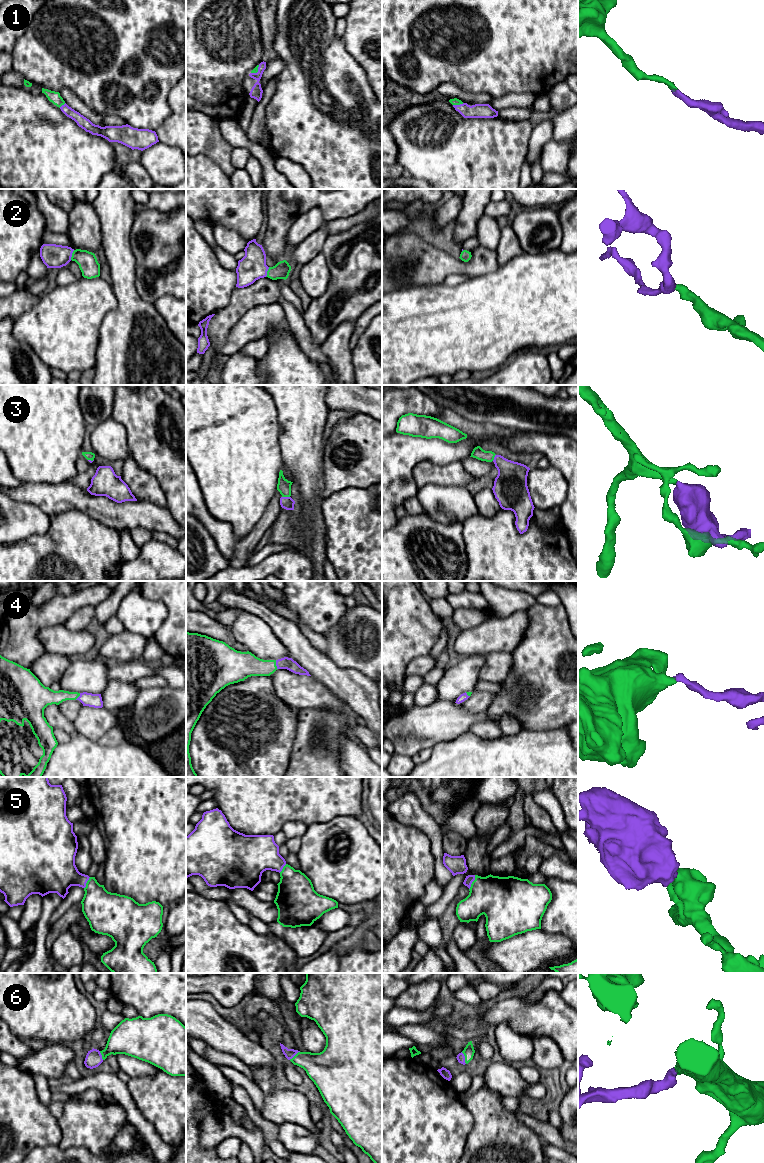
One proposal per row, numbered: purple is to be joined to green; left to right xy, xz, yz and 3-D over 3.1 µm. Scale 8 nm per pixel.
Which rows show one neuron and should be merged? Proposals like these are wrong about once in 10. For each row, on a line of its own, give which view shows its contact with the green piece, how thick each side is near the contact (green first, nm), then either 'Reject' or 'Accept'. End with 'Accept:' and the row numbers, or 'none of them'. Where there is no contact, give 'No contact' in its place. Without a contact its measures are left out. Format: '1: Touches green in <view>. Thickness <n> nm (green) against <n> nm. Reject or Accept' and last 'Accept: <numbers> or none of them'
1: Touches green in yz. Thickness 60 nm (green) against 110 nm. Accept
2: Touches green in xy. Thickness 160 nm (green) against 190 nm. Accept
3: Touches green in xz. Thickness 110 nm (green) against 100 nm. Accept
4: Touches green in xz. Thickness 200 nm (green) against 100 nm. Accept
5: Touches green in yz. Thickness 360 nm (green) against 70 nm. Accept
6: Touches green in yz. Thickness 90 nm (green) against 70 nm. Accept
Accept: 1, 2, 3, 4, 5, 6

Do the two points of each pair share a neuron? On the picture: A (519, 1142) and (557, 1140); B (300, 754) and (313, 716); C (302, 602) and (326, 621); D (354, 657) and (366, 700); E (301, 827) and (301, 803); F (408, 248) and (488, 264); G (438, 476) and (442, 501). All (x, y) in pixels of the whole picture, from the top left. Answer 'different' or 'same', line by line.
A: different
B: same
C: same
D: different
E: different
F: same
G: different

